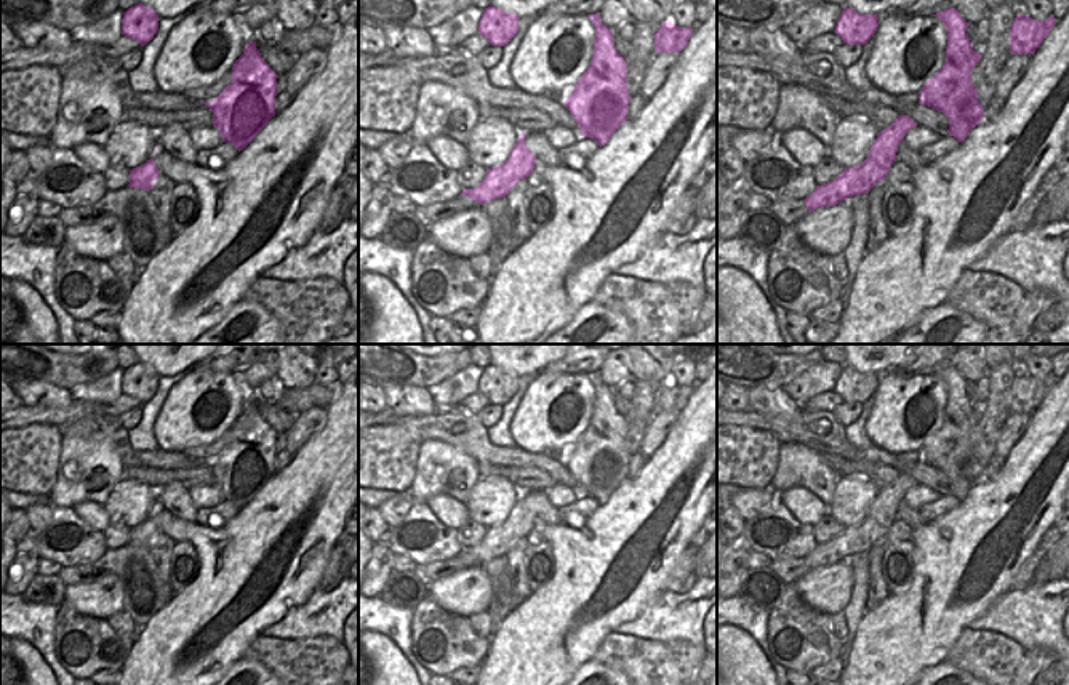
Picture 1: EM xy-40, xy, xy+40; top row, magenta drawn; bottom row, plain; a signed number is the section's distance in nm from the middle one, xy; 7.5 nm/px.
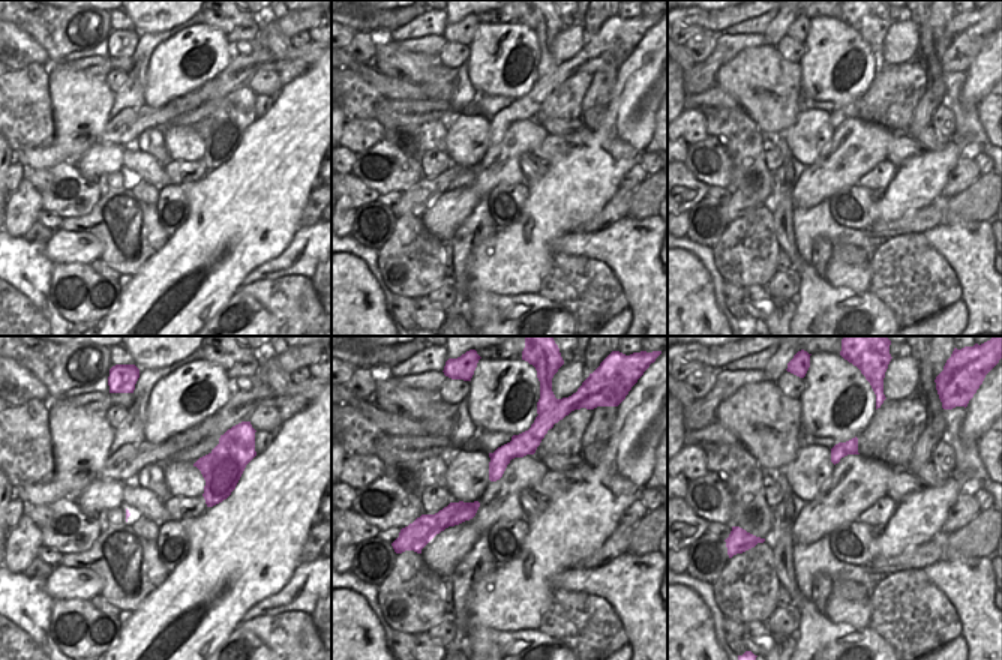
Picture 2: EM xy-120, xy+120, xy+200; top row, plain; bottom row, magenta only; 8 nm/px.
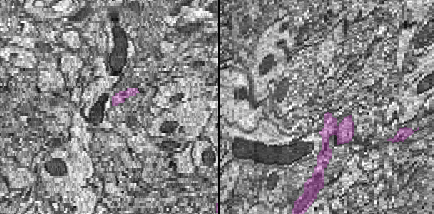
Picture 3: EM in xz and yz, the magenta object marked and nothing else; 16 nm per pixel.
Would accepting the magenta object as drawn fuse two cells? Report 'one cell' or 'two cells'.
two cells

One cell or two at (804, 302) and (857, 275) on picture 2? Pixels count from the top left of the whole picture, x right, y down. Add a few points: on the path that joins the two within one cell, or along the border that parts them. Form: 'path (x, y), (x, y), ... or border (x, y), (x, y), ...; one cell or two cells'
border (822, 278), (831, 285), (867, 291); two cells

